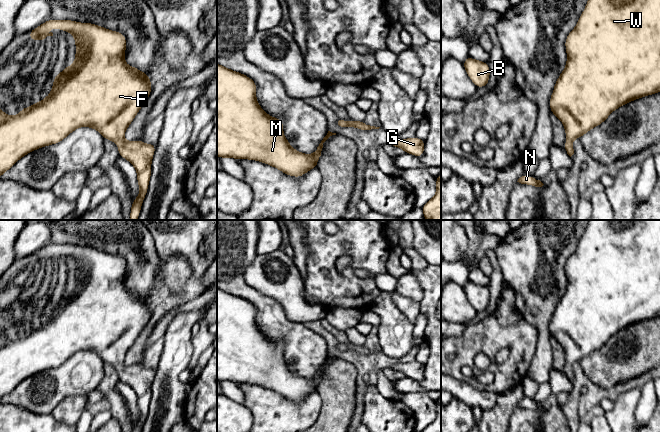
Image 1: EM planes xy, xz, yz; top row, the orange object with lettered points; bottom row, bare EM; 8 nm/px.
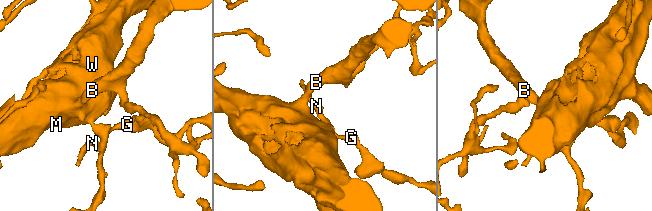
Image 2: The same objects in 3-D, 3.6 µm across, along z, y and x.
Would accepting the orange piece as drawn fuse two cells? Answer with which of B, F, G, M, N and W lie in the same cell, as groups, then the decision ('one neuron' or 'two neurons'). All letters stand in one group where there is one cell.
B F G M N W; one neuron

